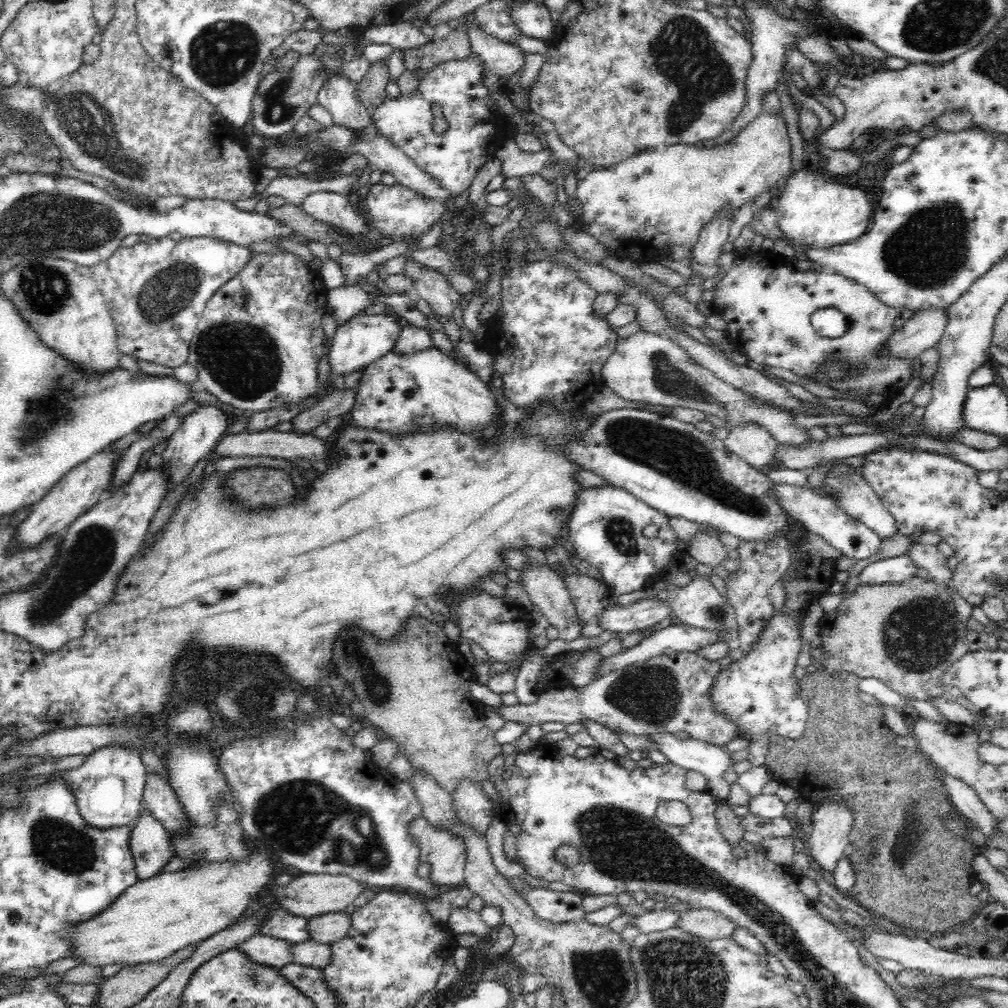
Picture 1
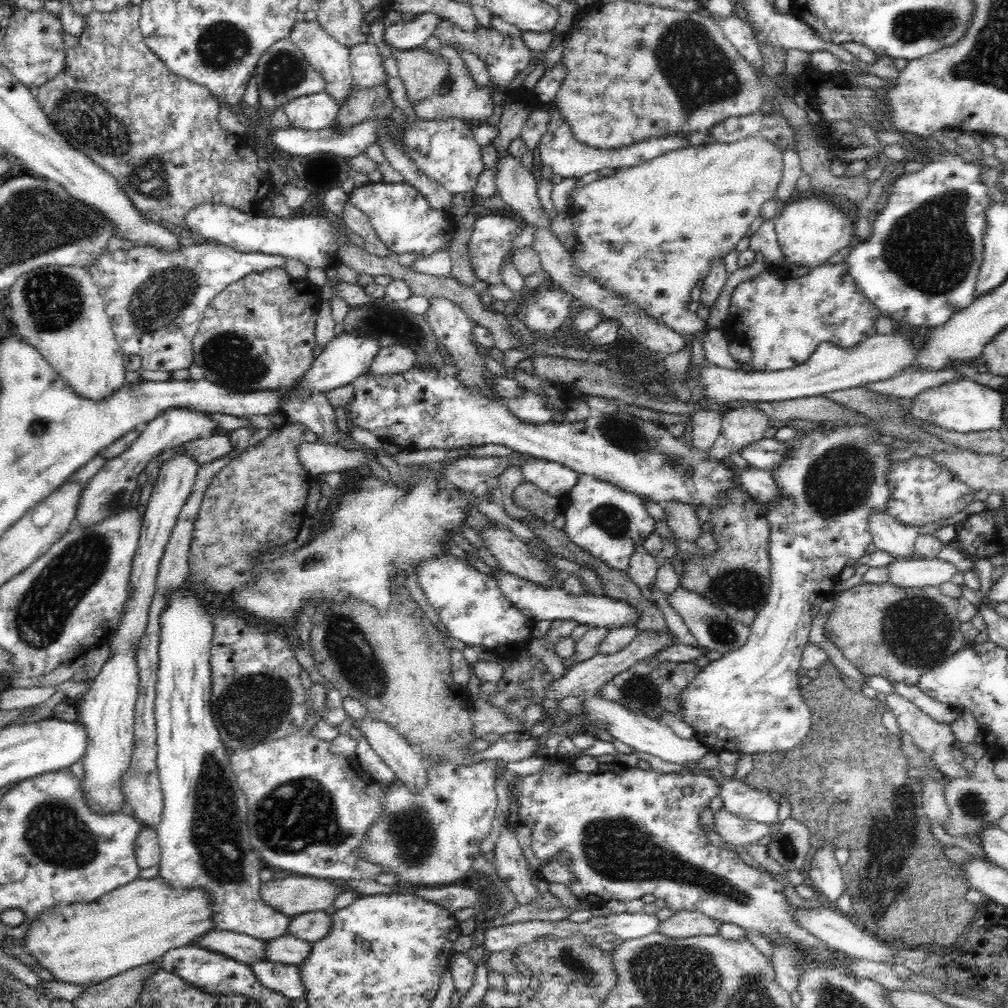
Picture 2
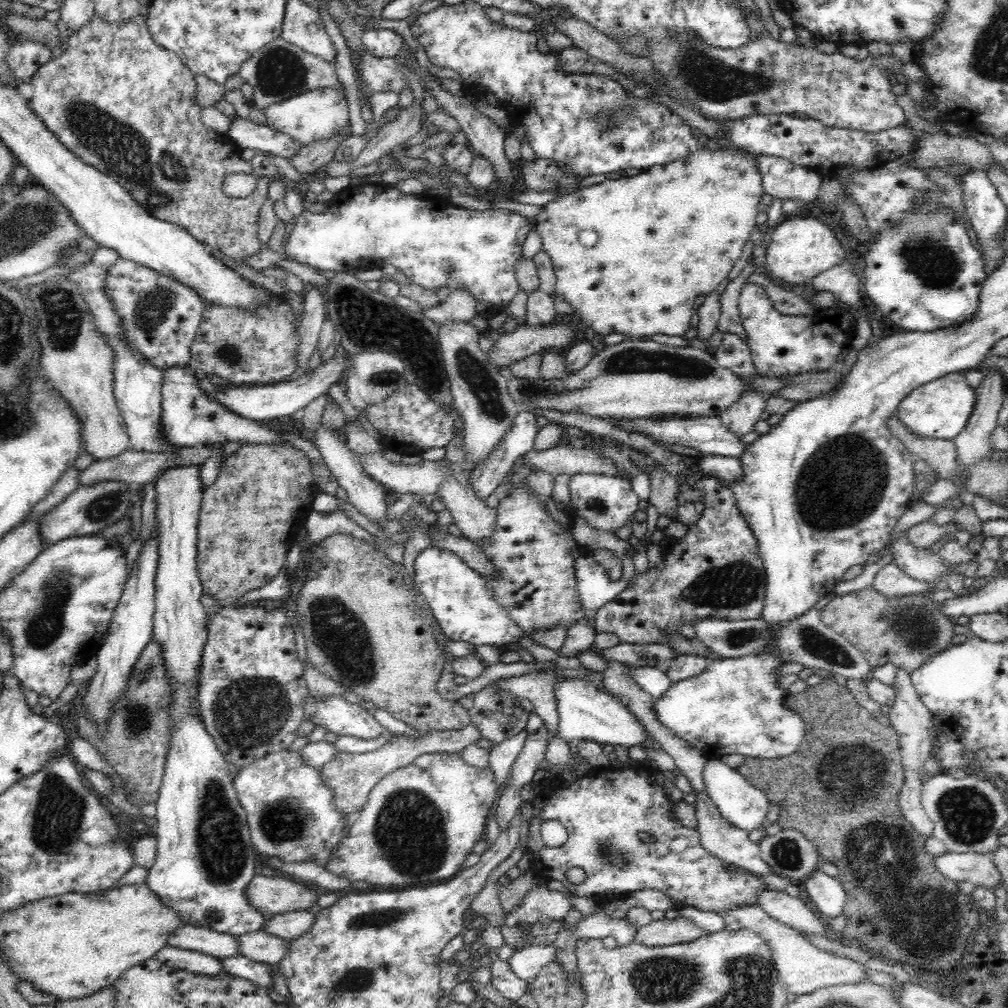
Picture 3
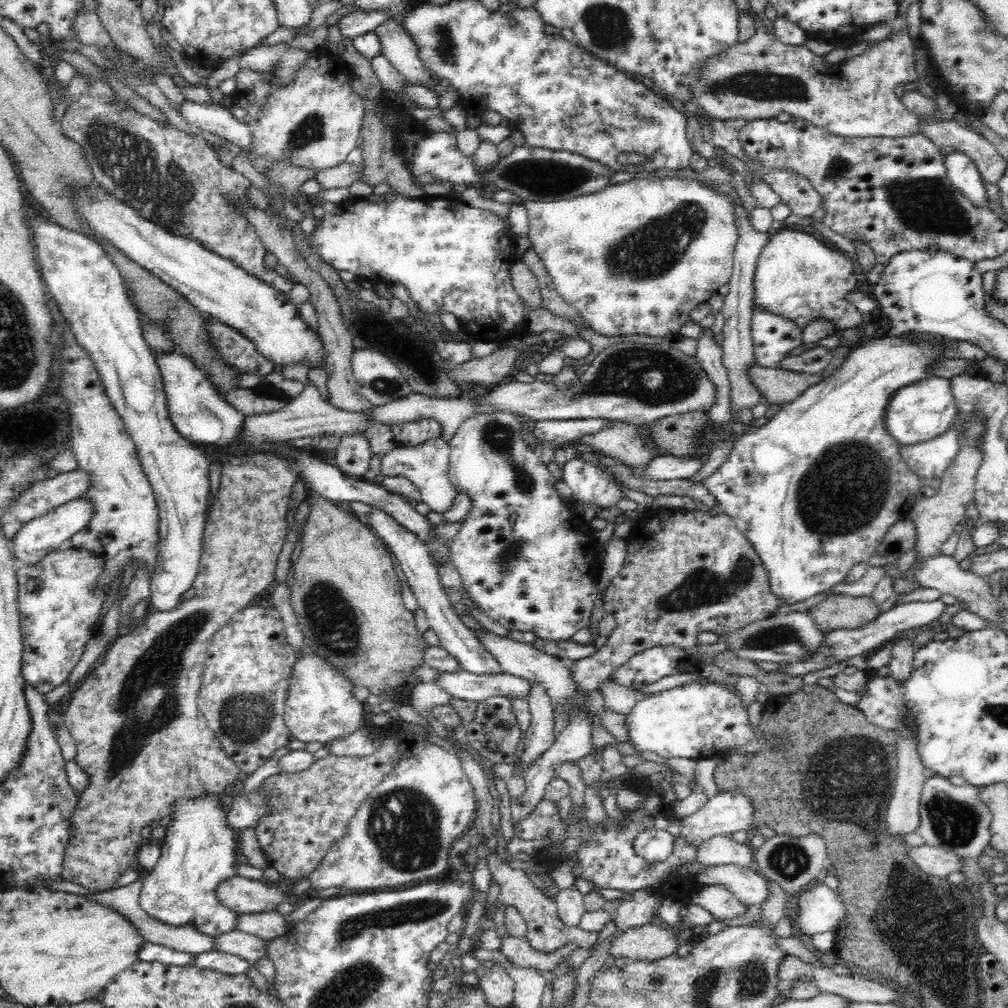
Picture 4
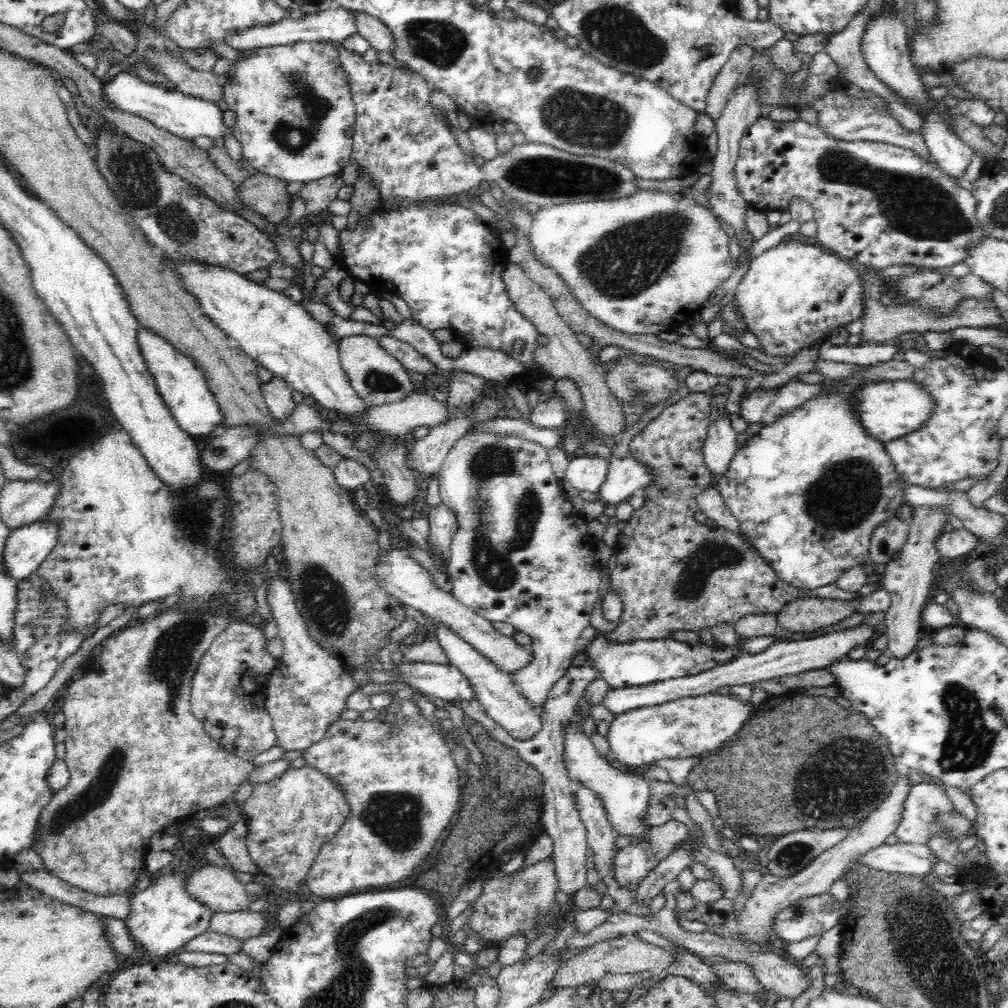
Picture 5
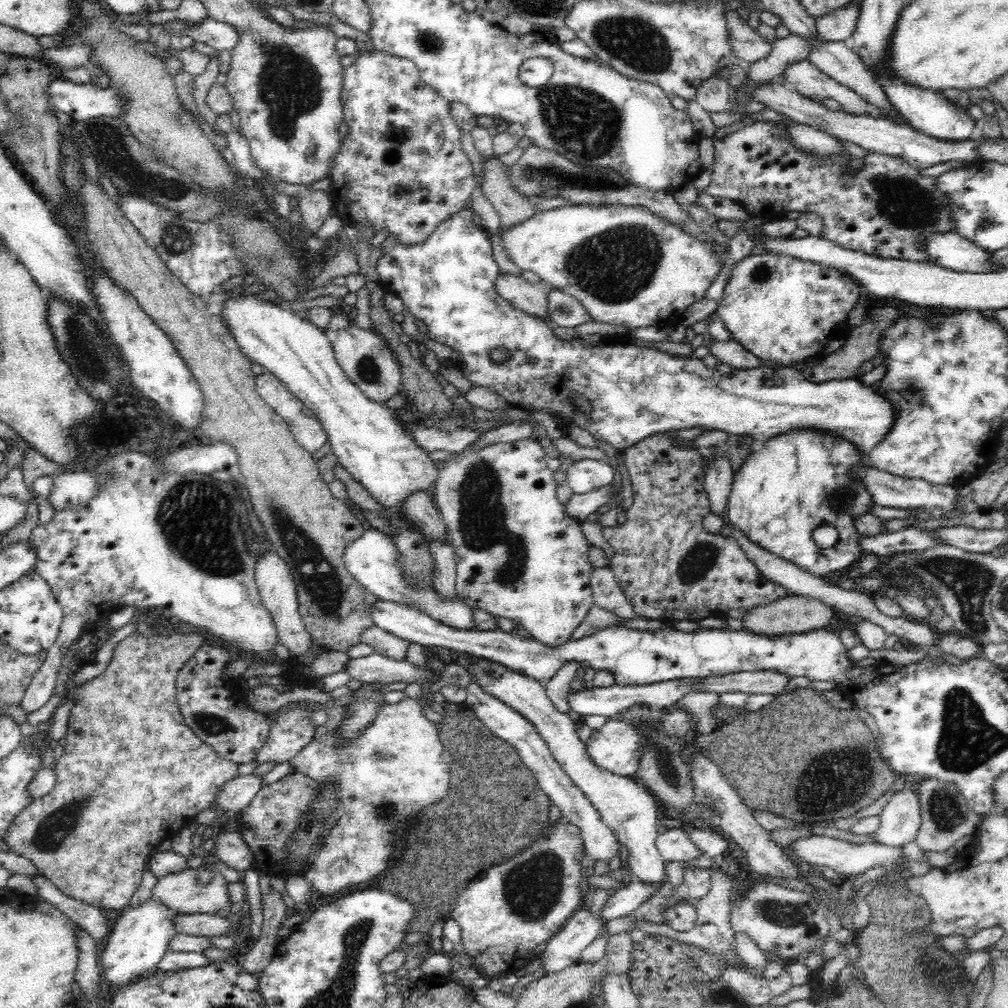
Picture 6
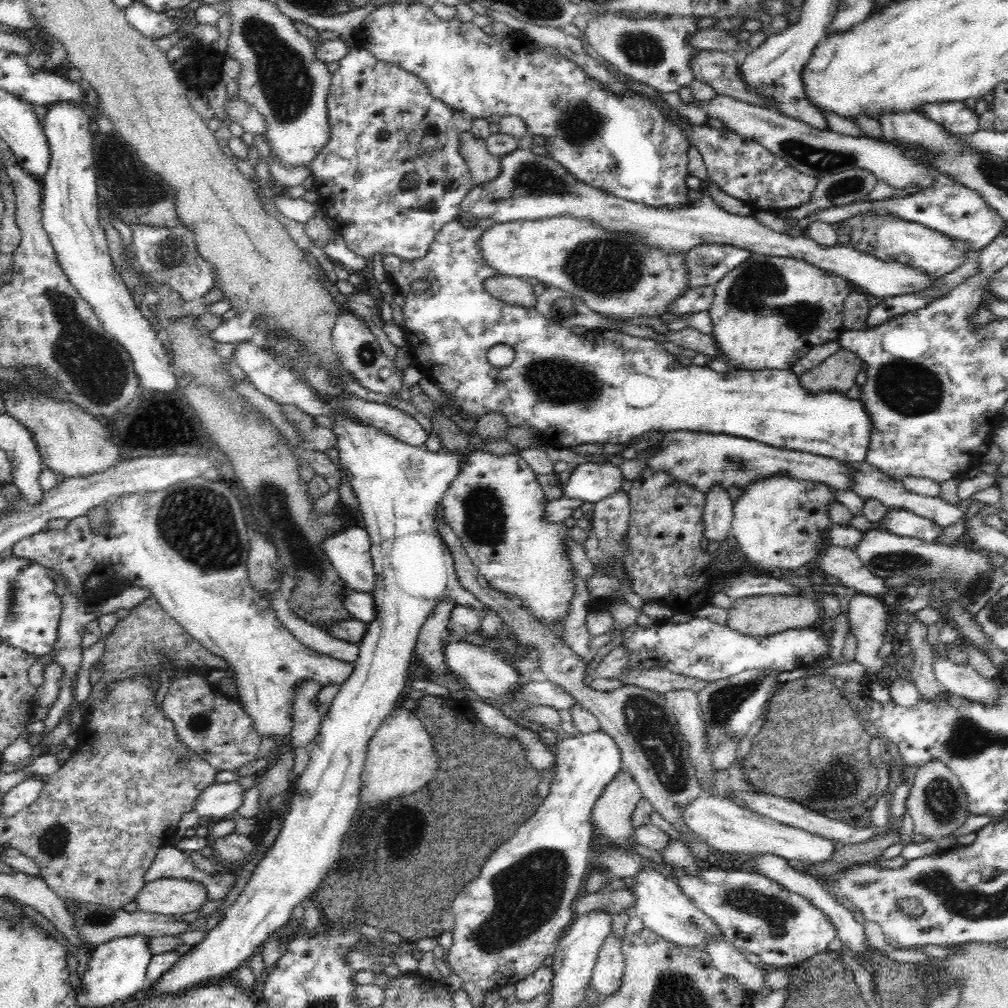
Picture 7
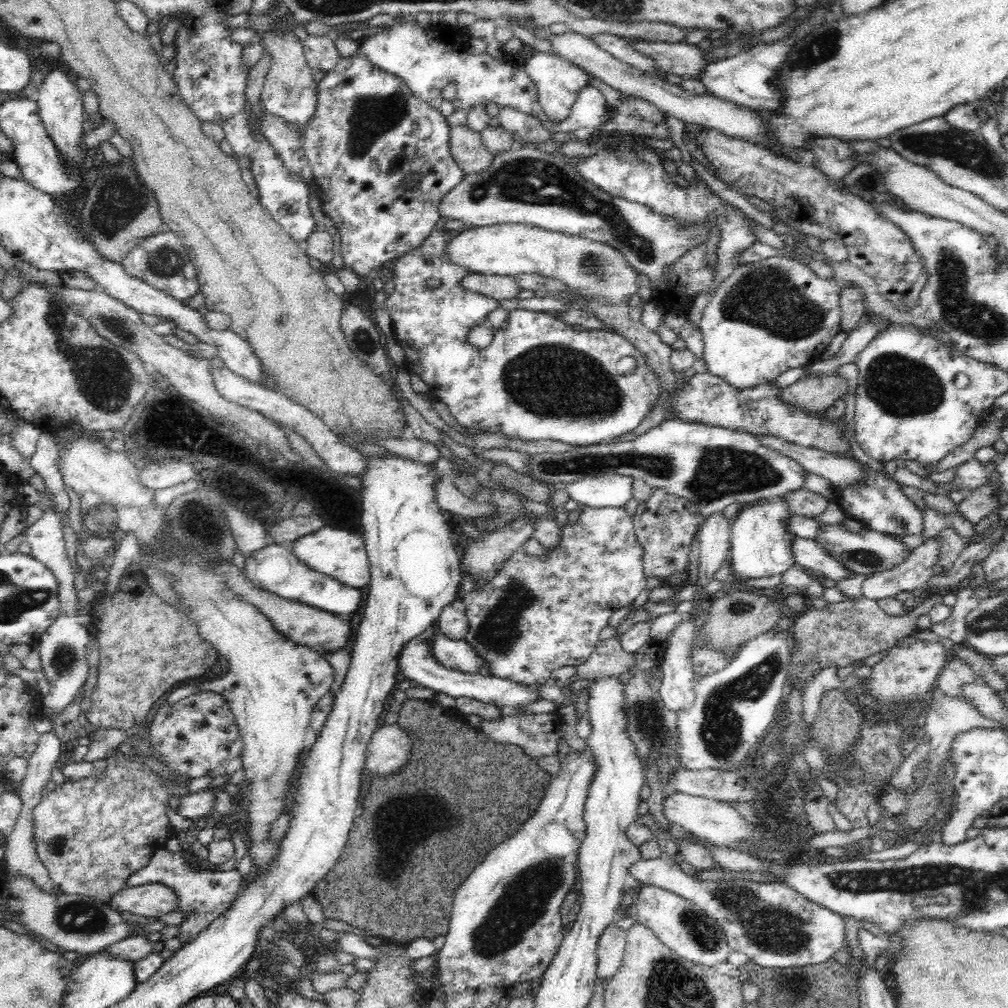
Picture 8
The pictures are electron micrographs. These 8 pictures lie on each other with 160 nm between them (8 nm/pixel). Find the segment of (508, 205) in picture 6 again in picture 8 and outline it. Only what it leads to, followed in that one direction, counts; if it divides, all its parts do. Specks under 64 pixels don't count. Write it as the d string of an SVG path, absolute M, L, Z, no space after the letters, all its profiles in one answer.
M448 123L448 133L450 156L465 175L488 168L493 158L483 145L479 132L472 130L467 124L456 126Z

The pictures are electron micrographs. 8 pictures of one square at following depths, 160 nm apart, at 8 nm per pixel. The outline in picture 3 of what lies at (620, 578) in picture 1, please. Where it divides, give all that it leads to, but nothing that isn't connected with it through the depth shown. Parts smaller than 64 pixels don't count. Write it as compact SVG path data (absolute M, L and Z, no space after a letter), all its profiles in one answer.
M576 473L570 476L569 498L576 507L573 519L584 518L592 528L615 531L623 525L632 526L632 514L638 510L638 496L631 481L608 474Z

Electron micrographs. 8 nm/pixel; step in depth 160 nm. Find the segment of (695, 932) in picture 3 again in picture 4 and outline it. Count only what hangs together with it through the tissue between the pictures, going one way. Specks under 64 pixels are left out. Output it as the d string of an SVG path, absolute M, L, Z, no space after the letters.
M650 923L633 928L623 934L612 936L609 955L626 961L657 961L675 954L677 940L667 930Z

